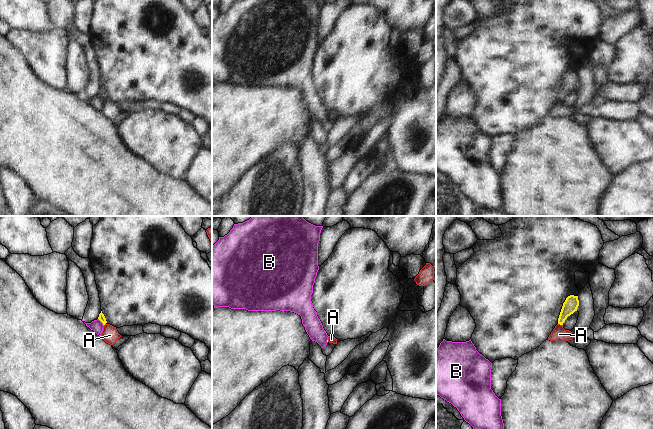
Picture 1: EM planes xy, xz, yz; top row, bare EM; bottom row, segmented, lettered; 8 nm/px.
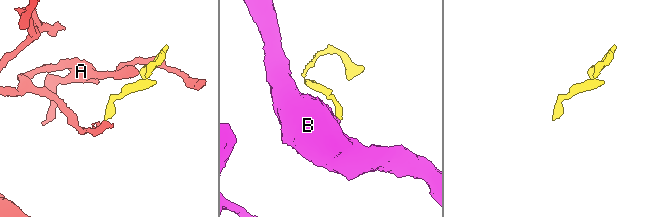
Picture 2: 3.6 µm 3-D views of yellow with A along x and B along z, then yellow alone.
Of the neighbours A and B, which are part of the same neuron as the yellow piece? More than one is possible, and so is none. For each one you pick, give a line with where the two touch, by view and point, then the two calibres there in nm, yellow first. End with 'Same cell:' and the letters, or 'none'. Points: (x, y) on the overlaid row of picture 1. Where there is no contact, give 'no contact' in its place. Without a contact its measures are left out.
A: meets yellow in yz at (560, 324); 120 nm thick on the yellow side, 120 nm on the other
Same cell: A

